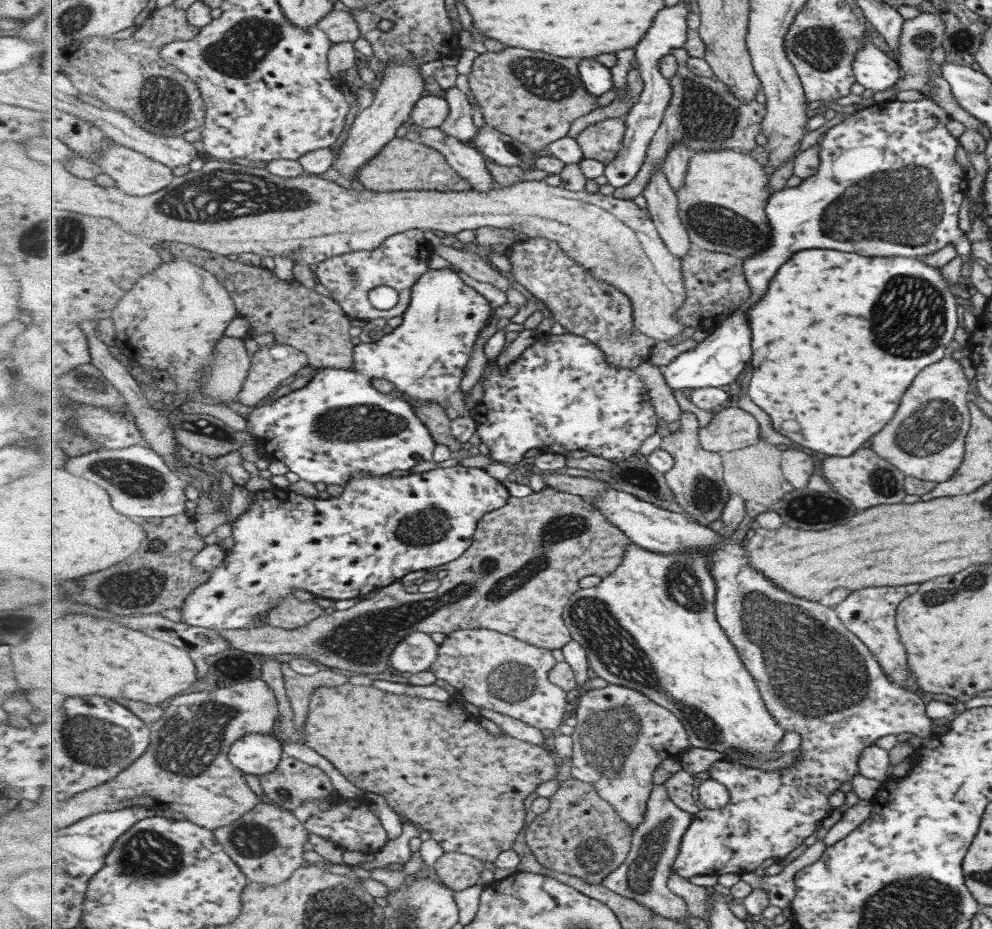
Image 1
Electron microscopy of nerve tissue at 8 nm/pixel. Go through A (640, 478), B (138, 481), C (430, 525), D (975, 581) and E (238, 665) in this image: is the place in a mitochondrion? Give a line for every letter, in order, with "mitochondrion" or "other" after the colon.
A: mitochondrion
B: mitochondrion
C: mitochondrion
D: mitochondrion
E: mitochondrion

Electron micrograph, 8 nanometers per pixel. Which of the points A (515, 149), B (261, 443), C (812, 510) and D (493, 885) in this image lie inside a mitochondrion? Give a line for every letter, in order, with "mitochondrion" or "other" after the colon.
A: mitochondrion
B: other
C: mitochondrion
D: other

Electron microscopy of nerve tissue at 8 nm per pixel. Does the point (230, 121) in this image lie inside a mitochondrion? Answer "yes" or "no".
no

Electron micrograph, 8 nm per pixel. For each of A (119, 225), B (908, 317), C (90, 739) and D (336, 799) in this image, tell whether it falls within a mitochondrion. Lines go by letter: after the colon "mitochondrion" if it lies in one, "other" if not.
A: other
B: mitochondrion
C: mitochondrion
D: other

